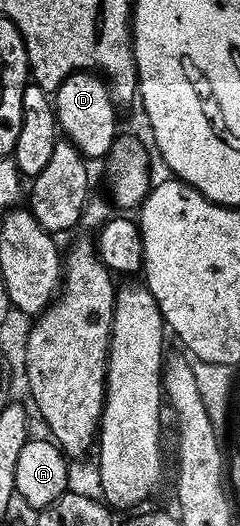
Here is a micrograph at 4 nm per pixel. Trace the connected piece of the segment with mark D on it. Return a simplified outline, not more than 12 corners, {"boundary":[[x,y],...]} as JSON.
{"boundary":[[95,71],[54,90],[59,132],[85,159],[107,158],[118,106]]}

